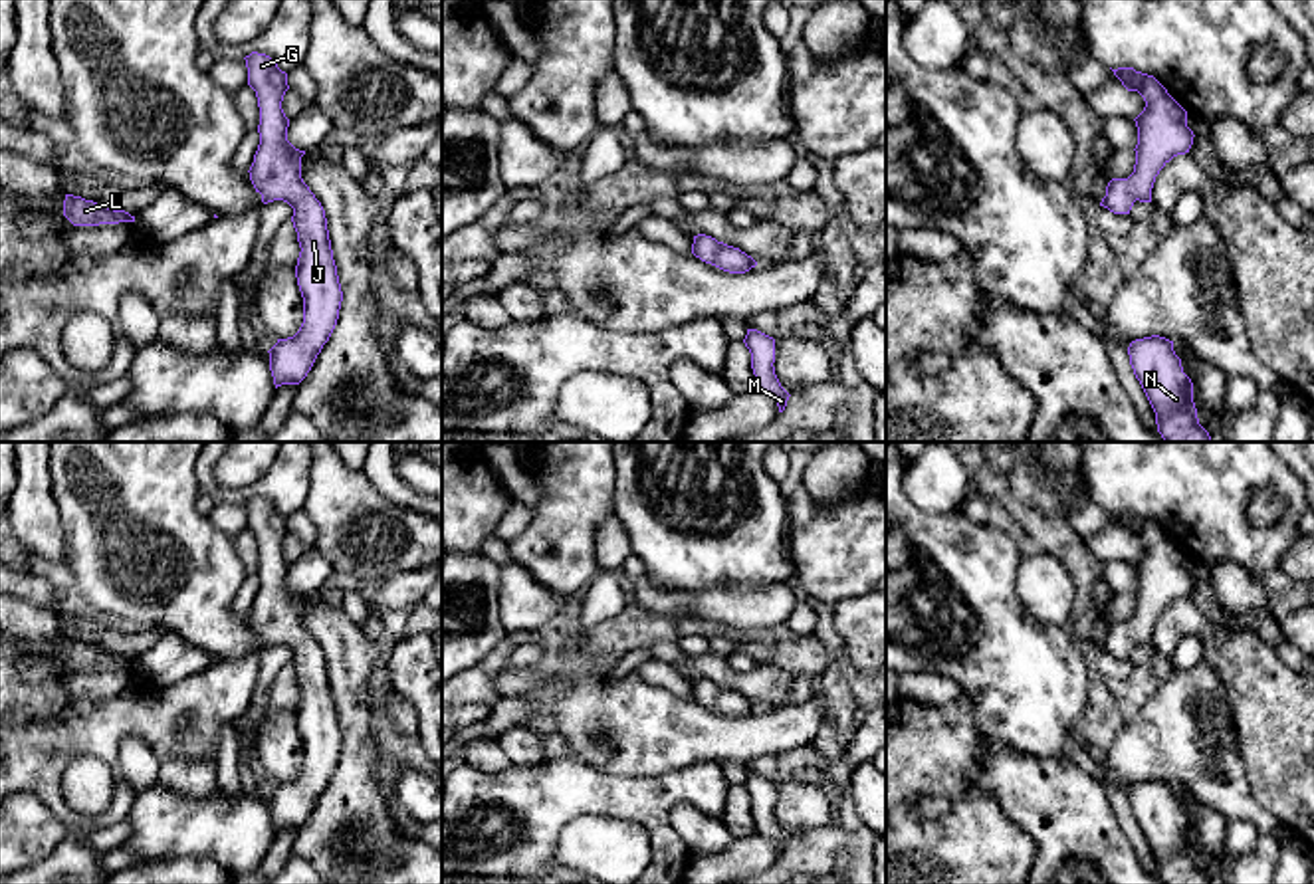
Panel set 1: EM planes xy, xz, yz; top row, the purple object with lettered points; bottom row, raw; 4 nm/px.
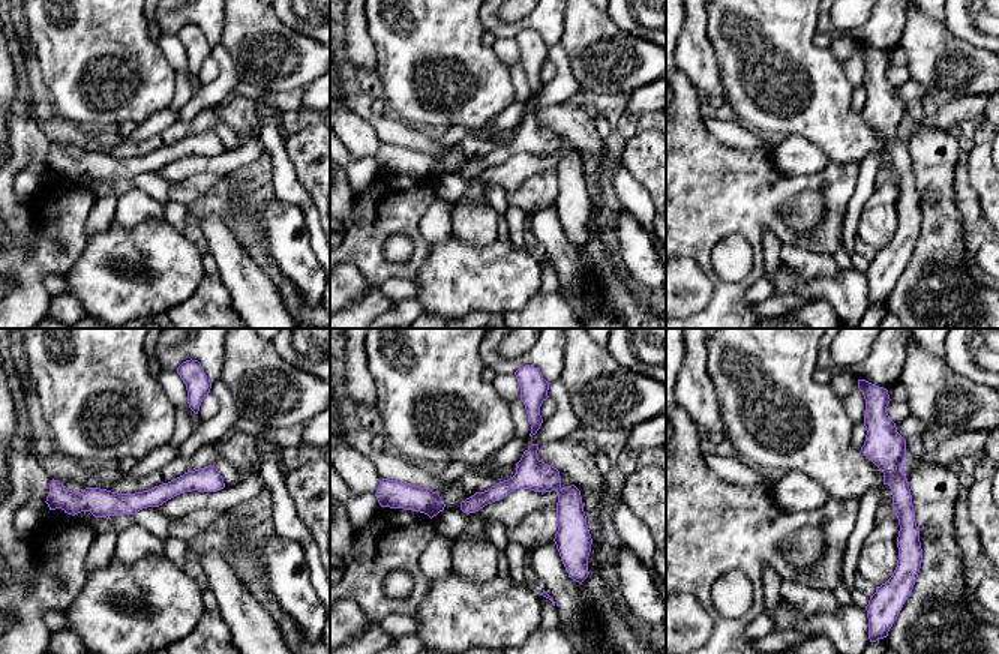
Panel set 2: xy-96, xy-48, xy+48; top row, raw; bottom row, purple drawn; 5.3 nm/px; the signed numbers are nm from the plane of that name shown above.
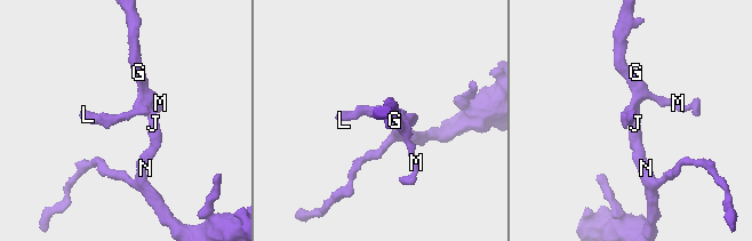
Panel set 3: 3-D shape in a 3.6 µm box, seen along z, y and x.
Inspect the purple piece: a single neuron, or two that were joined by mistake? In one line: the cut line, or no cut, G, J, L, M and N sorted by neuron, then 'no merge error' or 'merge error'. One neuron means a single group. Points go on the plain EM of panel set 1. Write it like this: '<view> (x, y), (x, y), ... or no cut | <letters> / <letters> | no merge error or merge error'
no cut | G J L M N | no merge error

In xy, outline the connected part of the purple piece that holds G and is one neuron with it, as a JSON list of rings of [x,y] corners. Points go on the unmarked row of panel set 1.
[[[252,496],[244,503],[248,529],[256,535],[260,551],[260,589],[248,614],[250,624],[264,648],[283,644],[293,652],[291,666],[301,692],[295,721],[303,741],[303,767],[293,781],[277,783],[268,795],[277,832],[299,829],[307,821],[337,769],[343,735],[325,654],[301,622],[305,595],[287,585],[289,563],[281,553],[289,533],[287,517],[266,497]]]

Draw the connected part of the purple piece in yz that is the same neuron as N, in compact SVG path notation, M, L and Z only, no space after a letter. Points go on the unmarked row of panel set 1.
M1151 779L1128 791L1130 809L1140 825L1163 884L1211 884L1199 868L1193 827L1183 817L1173 785Z

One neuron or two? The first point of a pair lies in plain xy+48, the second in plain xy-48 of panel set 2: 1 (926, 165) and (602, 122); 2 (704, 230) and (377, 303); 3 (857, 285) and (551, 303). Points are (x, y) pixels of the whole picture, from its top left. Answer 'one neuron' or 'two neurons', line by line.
1: two neurons
2: one neuron
3: two neurons

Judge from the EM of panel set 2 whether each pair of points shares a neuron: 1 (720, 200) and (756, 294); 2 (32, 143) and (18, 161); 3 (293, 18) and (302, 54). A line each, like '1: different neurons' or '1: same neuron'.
1: different neurons
2: same neuron
3: different neurons

